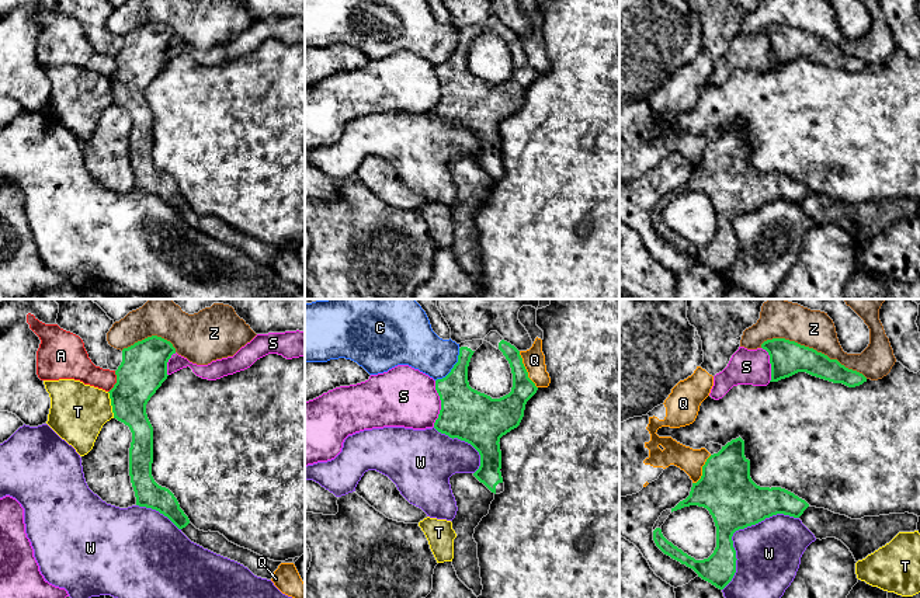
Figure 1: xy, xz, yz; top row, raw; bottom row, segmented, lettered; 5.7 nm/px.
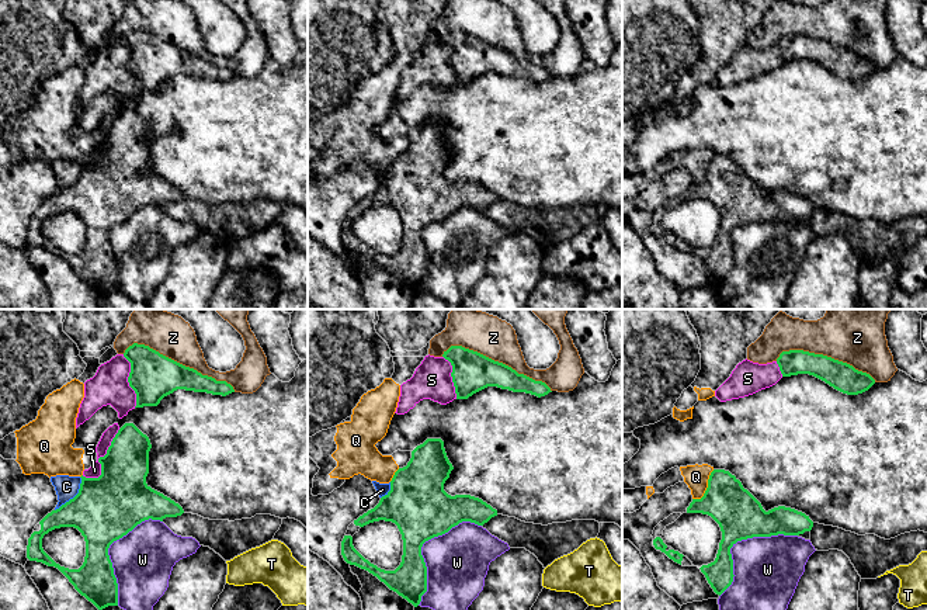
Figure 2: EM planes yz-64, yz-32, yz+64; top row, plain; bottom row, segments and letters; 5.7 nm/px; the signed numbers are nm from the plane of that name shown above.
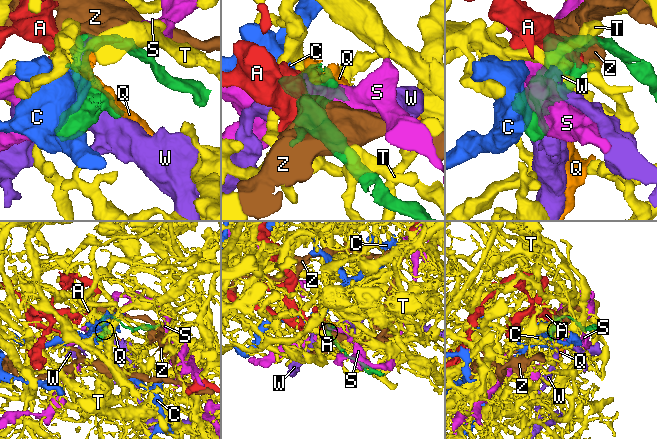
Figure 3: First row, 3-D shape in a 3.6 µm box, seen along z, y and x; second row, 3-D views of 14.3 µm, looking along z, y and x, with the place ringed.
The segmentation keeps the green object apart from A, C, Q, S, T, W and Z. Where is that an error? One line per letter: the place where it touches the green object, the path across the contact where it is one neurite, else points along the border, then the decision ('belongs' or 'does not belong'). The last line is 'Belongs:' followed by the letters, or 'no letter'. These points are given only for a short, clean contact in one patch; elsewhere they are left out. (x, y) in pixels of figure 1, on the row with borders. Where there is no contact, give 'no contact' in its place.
A: xy (117, 382) | does not belong
C: xz (454, 367) | does not belong
Q: xz (526, 369) | does not belong
S: xz (441, 403) | does not belong
T: xy (111, 404) | does not belong
W: yz (738, 529) | does not belong
Z: yz (812, 348) | does not belong
Belongs: no letter

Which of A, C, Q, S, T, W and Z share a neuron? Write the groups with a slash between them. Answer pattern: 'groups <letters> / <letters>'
groups A / C / Q / S / T / W / Z

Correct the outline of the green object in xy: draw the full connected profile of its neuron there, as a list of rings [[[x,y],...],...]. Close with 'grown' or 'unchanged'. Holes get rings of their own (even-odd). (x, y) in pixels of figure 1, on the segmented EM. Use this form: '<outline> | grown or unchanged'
[[[157,335],[147,337],[128,348],[124,348],[122,362],[115,371],[117,383],[108,392],[114,418],[128,425],[132,432],[132,442],[129,448],[129,476],[136,497],[136,505],[159,511],[167,517],[191,542],[216,554],[243,564],[257,577],[271,580],[274,571],[281,563],[294,563],[294,559],[288,559],[285,562],[274,562],[229,542],[219,532],[204,532],[197,529],[180,508],[180,504],[174,494],[169,489],[159,486],[152,476],[153,427],[146,414],[146,404],[156,393],[156,390],[162,386],[162,383],[167,379],[167,362],[173,354],[176,354],[173,344]]] | grown

